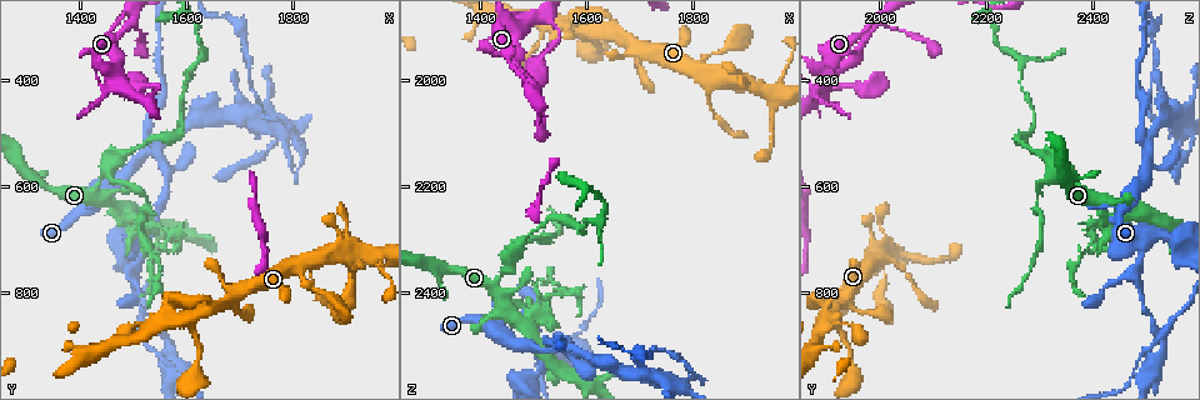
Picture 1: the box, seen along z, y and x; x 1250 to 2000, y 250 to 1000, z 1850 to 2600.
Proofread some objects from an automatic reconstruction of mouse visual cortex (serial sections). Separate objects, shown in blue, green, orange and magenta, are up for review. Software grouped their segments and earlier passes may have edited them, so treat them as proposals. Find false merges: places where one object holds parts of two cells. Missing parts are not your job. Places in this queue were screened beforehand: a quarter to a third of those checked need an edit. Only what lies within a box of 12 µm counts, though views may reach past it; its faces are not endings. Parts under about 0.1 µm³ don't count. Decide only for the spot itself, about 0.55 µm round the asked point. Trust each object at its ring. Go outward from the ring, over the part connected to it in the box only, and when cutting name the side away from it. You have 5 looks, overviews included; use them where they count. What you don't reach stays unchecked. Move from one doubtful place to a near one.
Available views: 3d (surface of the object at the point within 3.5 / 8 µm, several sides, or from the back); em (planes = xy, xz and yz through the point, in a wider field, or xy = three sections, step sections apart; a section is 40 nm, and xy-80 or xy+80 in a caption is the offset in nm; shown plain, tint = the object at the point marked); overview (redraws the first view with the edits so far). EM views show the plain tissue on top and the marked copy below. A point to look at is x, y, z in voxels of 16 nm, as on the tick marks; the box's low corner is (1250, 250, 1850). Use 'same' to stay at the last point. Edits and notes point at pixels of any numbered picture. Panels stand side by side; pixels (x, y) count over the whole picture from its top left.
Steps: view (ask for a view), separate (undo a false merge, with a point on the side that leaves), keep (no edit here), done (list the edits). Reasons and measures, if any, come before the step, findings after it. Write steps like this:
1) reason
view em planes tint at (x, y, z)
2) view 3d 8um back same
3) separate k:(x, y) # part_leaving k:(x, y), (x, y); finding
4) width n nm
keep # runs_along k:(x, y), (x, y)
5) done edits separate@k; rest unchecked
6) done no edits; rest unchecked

looks like a crossing
view 3d 8um at (1525, 535, 2505)

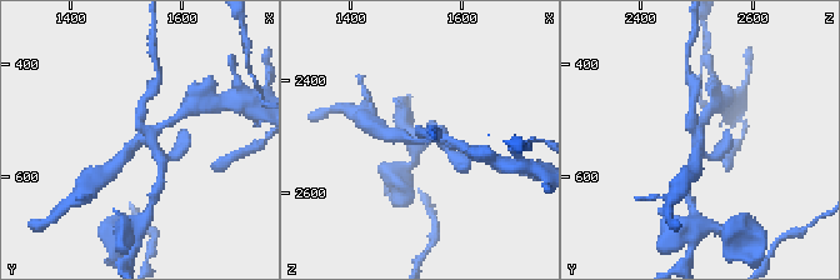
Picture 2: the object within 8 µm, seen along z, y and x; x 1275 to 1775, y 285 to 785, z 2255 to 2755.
view 3d 3.5um at (1525, 535, 2505)

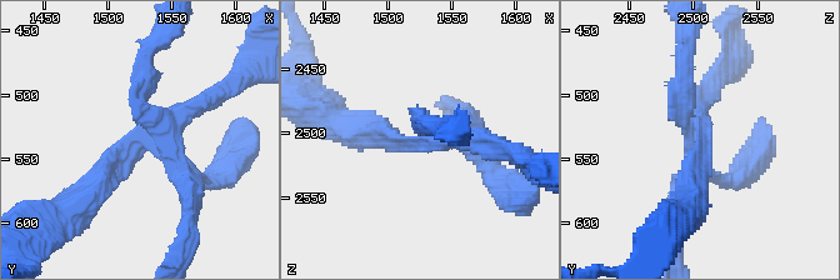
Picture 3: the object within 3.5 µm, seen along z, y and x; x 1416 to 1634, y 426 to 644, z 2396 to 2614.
arms 4; arm_widths 250, 250, 250, 300 nm; need the tissue
view em xy step 3 tint at (1528, 534, 2510)

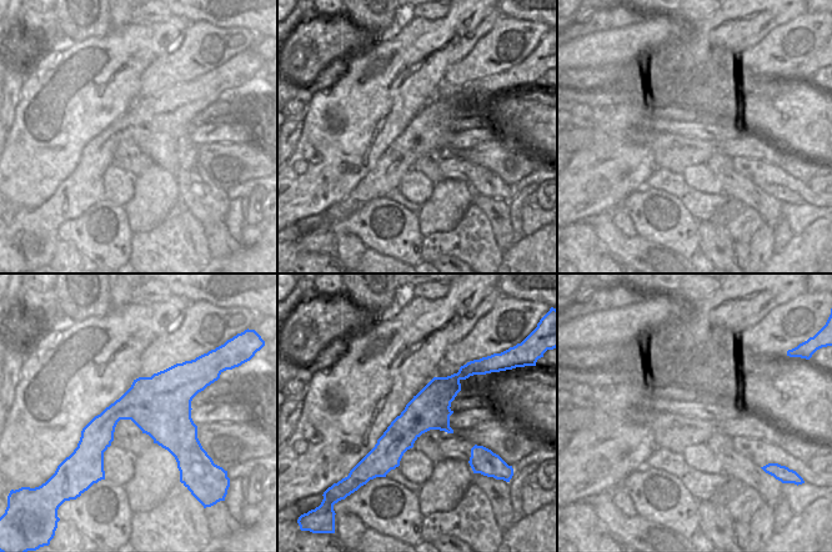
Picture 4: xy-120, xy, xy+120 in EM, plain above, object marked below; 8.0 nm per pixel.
width 320 nm
separate 3:(676, 81) # part_leaving 3:(154, 141), (189, 184), (185, 245); a second cell is stuck on

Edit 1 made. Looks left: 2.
abrupt turn
view 3d 3.5um back at (1605, 845, 1910)

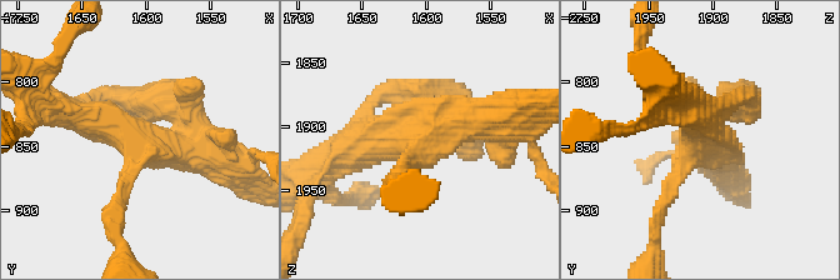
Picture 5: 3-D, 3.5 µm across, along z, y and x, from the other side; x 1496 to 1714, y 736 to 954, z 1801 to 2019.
arms 3; arm_widths 200, 350, 450 nm
view em xy step 3 tint at (1608, 844, 1910)

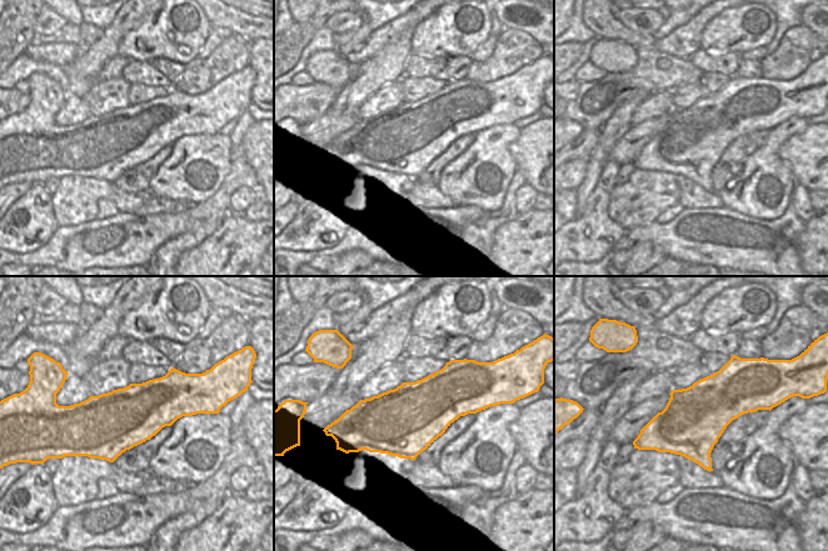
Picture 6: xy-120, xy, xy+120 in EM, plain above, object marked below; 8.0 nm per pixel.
keep # runs_along 5:(63, 109), (158, 148), (215, 155); one cell here

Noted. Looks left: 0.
done edits separate@3; rest unchecked

